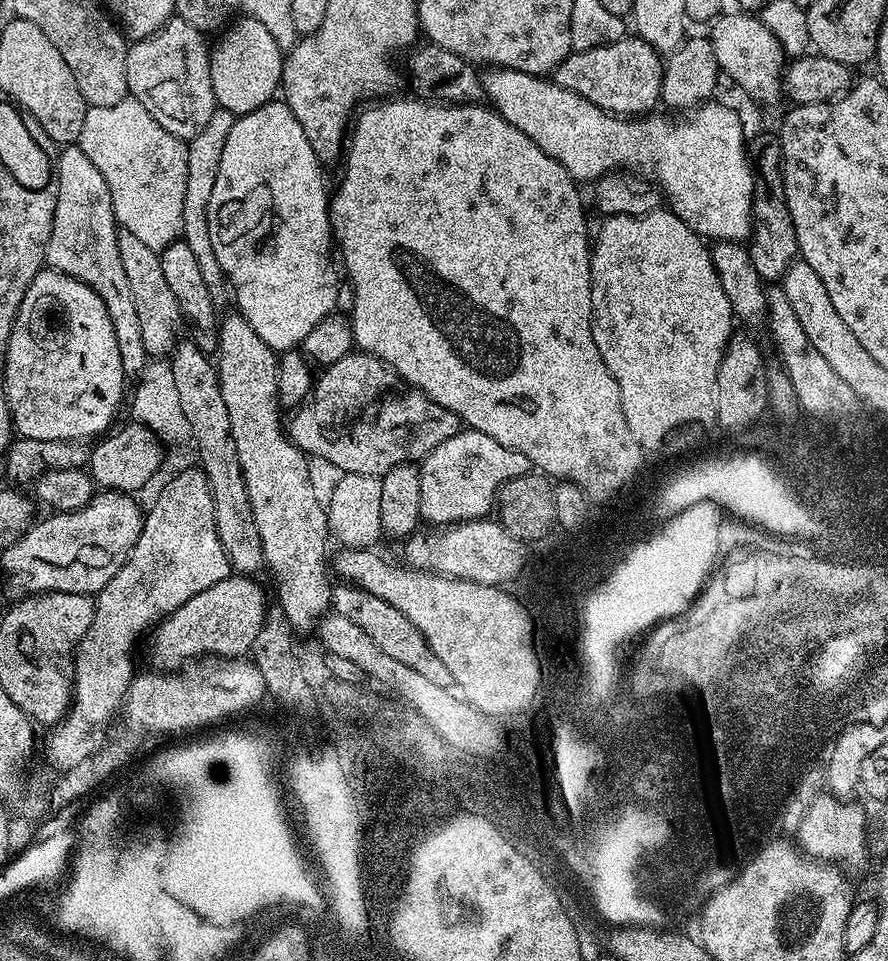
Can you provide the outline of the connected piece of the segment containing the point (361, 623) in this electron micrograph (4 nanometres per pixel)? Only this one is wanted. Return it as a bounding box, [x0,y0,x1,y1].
[331,582,453,688]

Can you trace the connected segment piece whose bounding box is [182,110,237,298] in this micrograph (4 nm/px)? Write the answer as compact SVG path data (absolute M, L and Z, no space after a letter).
M217 110L210 114L210 122L198 130L198 134L187 141L188 161L186 162L186 198L182 206L184 227L182 238L190 246L198 266L202 270L202 278L206 278L206 286L213 298L220 298L226 292L224 272L218 266L218 258L214 258L214 246L210 246L210 226L208 225L208 203L214 190L214 178L218 178L218 162L222 162L222 146L226 146L226 138L234 126L237 117L231 112Z

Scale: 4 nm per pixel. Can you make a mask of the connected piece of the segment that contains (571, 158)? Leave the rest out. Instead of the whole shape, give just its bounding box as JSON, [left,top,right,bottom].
[482,68,754,242]

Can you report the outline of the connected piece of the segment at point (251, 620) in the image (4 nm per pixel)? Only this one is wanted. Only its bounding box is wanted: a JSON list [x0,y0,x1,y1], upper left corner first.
[148,574,270,673]

